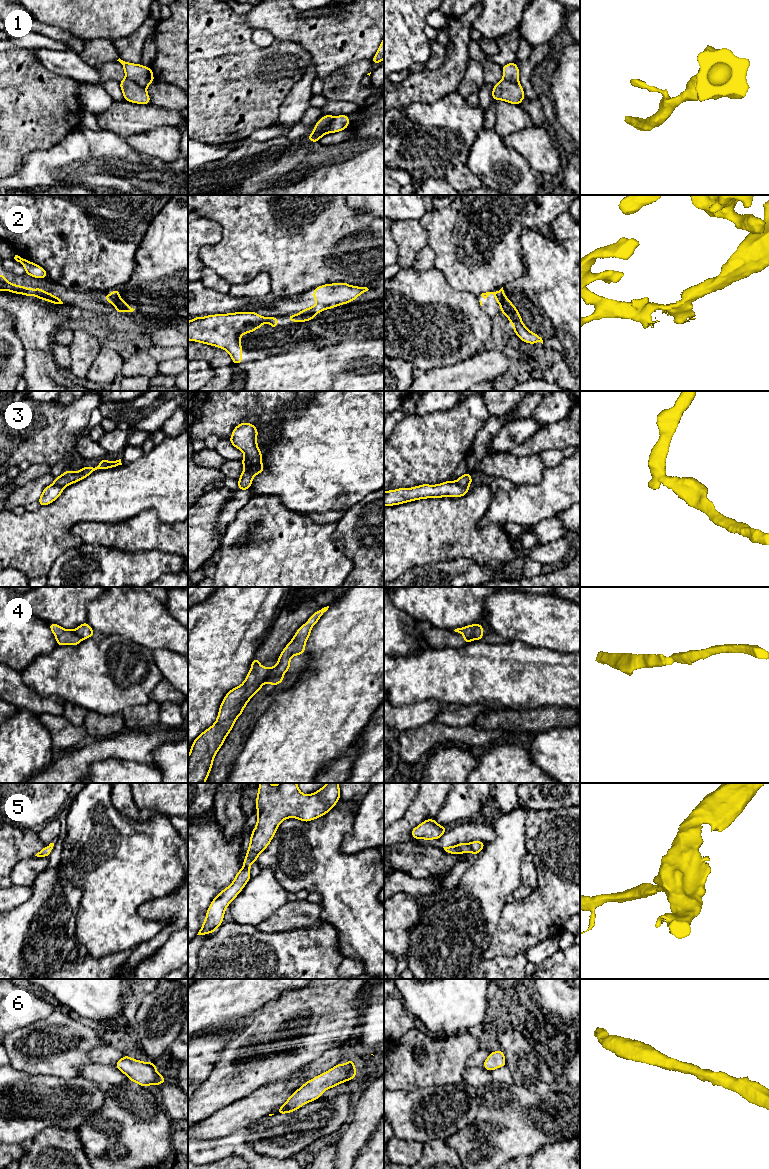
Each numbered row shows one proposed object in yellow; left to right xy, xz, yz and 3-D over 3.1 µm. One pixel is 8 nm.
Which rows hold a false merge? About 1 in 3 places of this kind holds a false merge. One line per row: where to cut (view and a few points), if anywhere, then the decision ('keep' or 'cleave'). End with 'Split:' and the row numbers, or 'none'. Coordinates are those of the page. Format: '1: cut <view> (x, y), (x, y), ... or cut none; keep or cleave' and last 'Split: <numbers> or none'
1: cut xy (125, 77), (145, 88); cleave
2: cut xz (317, 311), (300, 313); cleave
3: cut xz (261, 463), (254, 468), (254, 474); cleave
4: cut xz (274, 667), (270, 676), (265, 681); cleave
5: cut none; keep
6: cut none; keep
Split: 1, 2, 3, 4

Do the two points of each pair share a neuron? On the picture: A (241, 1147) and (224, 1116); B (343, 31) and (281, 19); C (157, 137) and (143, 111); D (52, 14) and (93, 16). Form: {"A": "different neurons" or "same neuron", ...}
{"A": "different neurons", "B": "same neuron", "C": "different neurons", "D": "same neuron"}

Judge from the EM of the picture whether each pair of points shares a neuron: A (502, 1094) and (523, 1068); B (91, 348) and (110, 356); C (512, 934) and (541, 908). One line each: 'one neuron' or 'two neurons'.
A: one neuron
B: two neurons
C: one neuron

